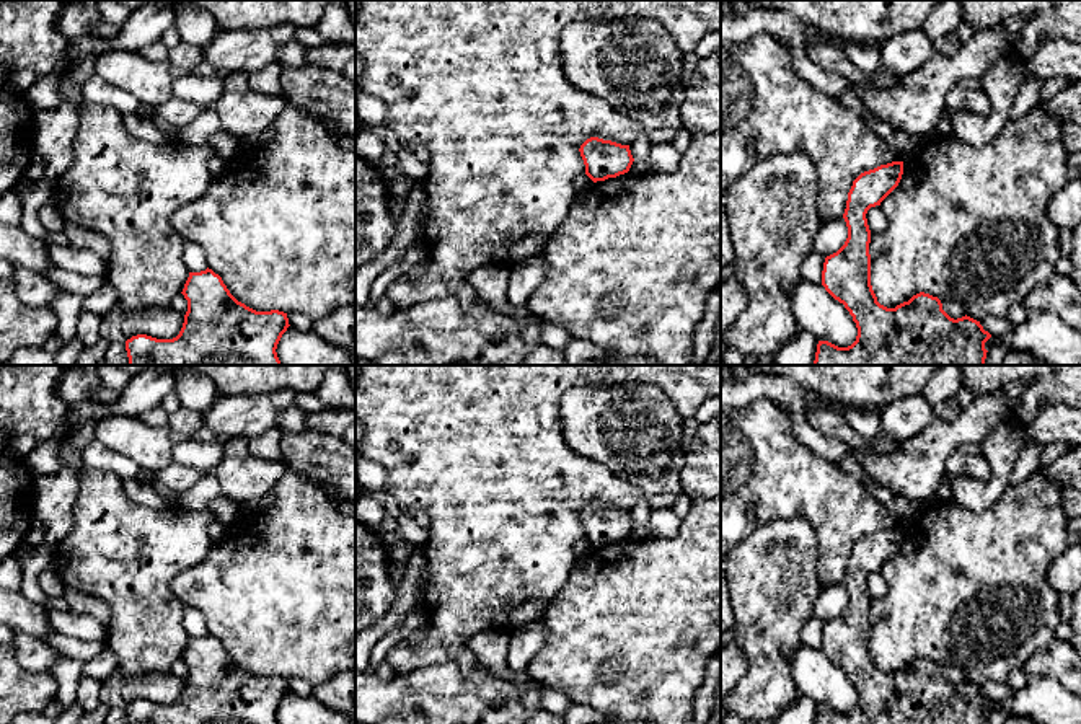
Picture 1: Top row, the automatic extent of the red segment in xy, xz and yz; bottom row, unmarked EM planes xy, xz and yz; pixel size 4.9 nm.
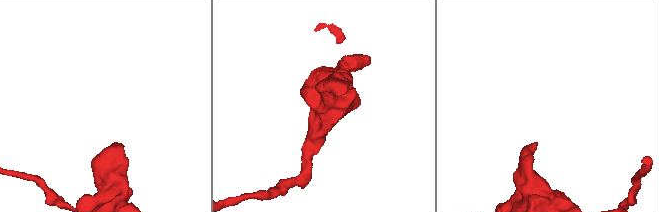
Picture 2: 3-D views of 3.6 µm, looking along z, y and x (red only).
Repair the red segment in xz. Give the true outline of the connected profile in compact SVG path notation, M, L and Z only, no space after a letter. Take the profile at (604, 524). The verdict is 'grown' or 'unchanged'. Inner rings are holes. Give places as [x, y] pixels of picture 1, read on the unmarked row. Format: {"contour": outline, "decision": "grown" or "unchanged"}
{"contour": "M598 502L587 504L579 517L585 530L585 540L593 548L628 538L634 527L629 510Z", "decision": "unchanged"}

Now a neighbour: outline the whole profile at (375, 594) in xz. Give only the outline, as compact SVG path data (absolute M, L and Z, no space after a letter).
M355 517L355 639L395 605L390 559L378 532Z

